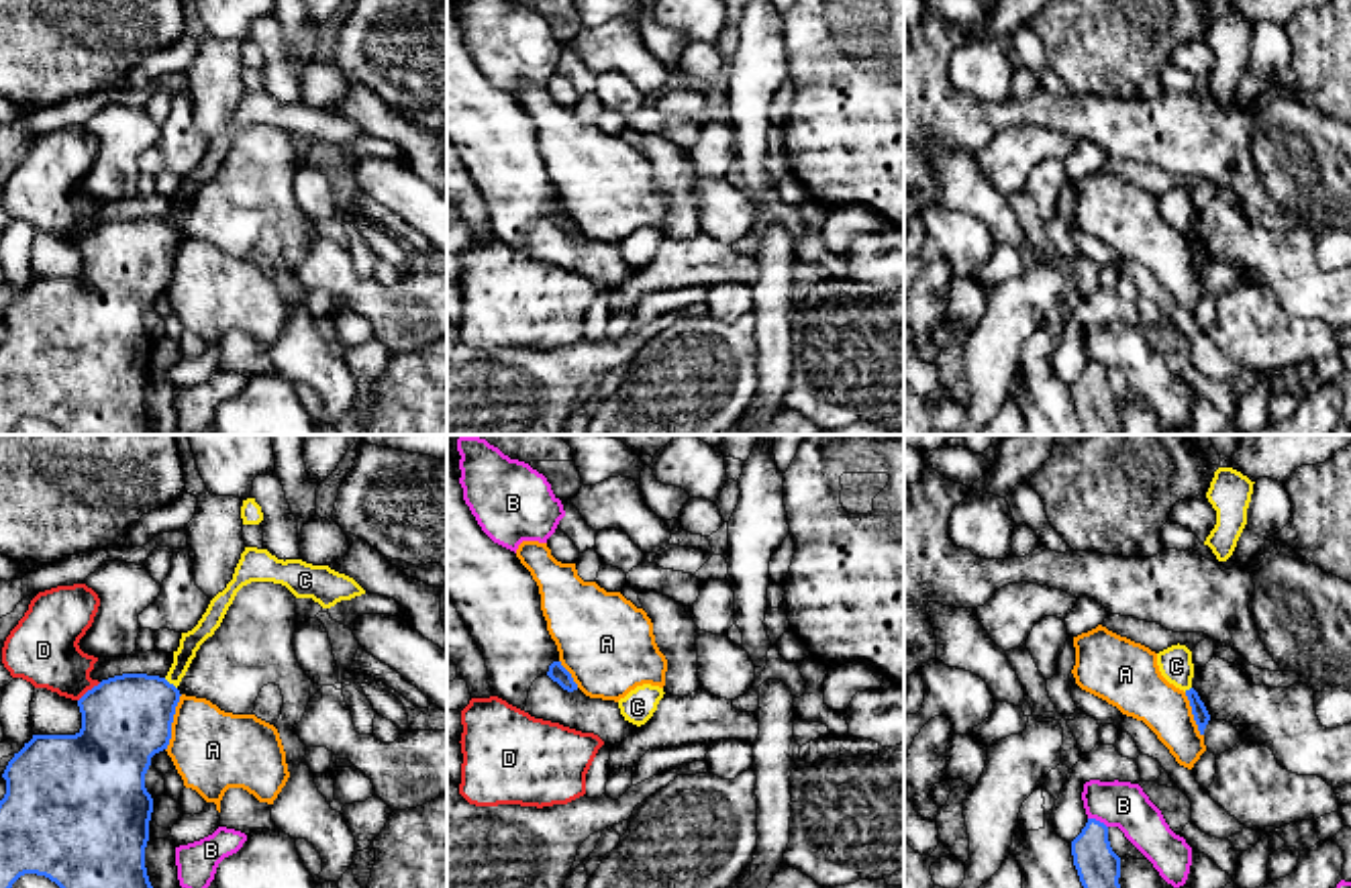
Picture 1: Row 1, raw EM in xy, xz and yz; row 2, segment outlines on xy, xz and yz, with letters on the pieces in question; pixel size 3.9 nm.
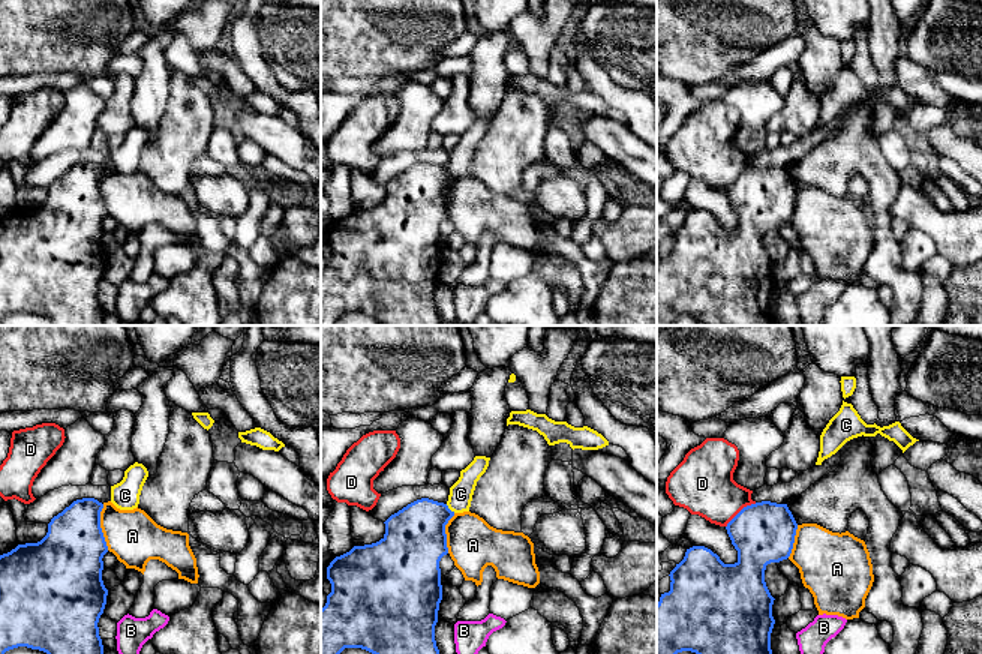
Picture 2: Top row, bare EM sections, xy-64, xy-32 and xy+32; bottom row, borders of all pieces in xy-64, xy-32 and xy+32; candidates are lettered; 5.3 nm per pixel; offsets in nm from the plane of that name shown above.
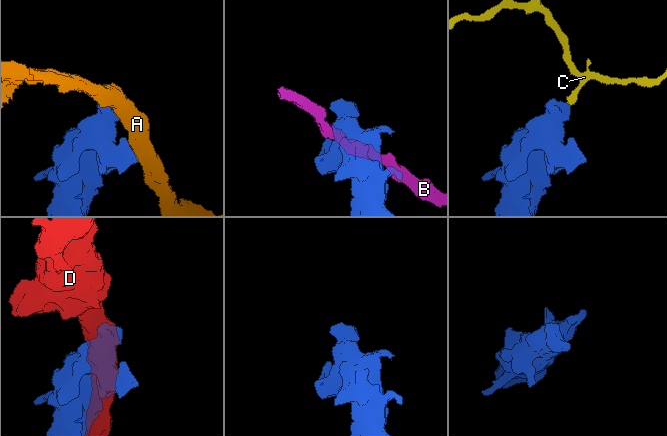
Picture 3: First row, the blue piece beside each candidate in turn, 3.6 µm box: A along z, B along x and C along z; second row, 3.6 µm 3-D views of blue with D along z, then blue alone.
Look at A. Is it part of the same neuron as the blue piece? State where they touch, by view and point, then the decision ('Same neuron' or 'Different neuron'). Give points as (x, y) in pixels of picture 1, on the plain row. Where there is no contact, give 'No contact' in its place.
Touches blue at xy (172, 264). Different neuron

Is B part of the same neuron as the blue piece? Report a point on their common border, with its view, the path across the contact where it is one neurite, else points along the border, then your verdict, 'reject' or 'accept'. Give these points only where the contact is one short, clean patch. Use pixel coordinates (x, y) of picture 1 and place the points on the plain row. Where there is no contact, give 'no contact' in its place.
meets blue in yz at (1098, 364); border along yz (1088, 360), (1107, 370); reject

